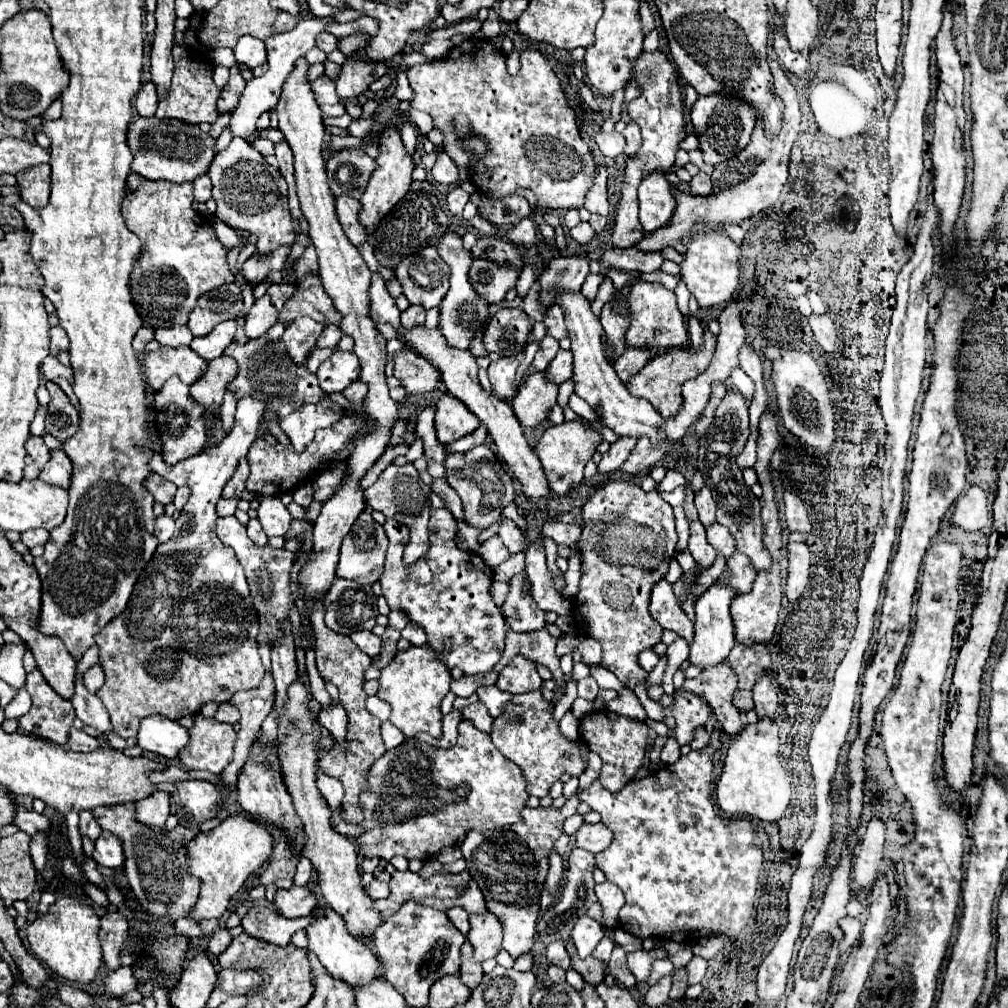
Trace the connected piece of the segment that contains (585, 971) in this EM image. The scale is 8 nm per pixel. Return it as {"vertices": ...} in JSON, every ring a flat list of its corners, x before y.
{"vertices":[[566,941,566,951,570,953,572,969,576,969,586,983,590,983,590,985,602,983,604,973,606,973,606,963,604,963,604,961,598,961,598,959,594,959,594,957,580,959,578,953,576,953,576,949,574,949,574,943,572,943,572,941]]}

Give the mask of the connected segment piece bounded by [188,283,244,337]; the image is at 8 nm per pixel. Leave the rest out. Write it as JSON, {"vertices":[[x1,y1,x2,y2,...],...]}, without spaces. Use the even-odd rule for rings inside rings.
{"vertices":[[236,283,220,285,198,299,194,311,190,313,188,327,196,337,204,337,218,323,226,319,234,319,242,311,242,305,244,303,240,295,240,287]]}

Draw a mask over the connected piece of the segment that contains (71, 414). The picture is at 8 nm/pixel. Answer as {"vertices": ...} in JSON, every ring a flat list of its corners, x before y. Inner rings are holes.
{"vertices":[[46,381,46,389,50,391,50,405,48,405,48,415,46,415,46,431,56,437,58,441,70,439,78,427,80,427,80,415,76,407,68,401,66,393,58,389,52,381]]}

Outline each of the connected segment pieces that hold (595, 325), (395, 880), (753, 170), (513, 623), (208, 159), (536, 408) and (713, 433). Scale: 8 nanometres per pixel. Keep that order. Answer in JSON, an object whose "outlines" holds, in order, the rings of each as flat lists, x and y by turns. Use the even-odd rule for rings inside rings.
{"outlines":[[[562,293,556,301,558,305,564,307,566,315,566,327,570,333,572,341,572,353,574,353,574,391,580,395,584,401,590,403,592,409,596,409,602,417,602,421,618,435,618,437,642,437,648,435,652,439,652,445,662,441,662,435,658,431,662,423,662,415,650,405,646,399,634,397,622,381,618,381,618,375,614,373,614,367,606,361,600,335,602,335,602,325,600,319,590,311,590,301,582,293]],[[394,871,392,879,390,879,390,895,386,899,374,901,374,909,380,913,382,921,386,921,406,901,418,901,420,905,426,905,426,907,432,907,438,911,448,911,450,907,458,905,466,913,486,913,486,903,484,903,482,891,478,889,478,885,474,885,474,879,466,871,456,873,456,875,452,875,452,873,450,875,434,875,430,879,424,879,412,871]],[[770,61,770,69,774,75,774,93,784,101,784,123,782,131,774,137,766,137,762,125,756,125,752,131,750,143,738,153,736,159,730,159,726,165,714,169,716,187,706,197,690,197,688,193,680,191,678,185,672,185,672,195,676,199,676,209,668,225,656,229,648,237,636,243,640,251,662,251,664,247,674,247,678,253,686,253,686,243,694,225,706,225,710,229,726,229,726,225,740,225,744,219,760,213,762,209,776,203,780,191,786,189,786,181,792,179,792,163,790,163,790,147,794,147,794,137,800,131,800,107,796,89,790,83,786,71,778,65,778,61]],[[518,573,508,585,510,593,506,597,506,603,502,607,504,617,510,623,510,629,516,633,530,633,540,631,546,627,544,611,536,607,530,595,522,595,522,581,526,579,526,573]],[[140,117,130,123,128,145,134,153,132,171,146,179,166,179,172,183,194,181,208,173,210,163,214,161,216,137,204,133,198,125,184,123,178,119,158,119,158,117]],[[536,371,518,389,512,409,522,427,534,427,548,417,550,409,556,405,556,397,558,385,546,379,546,371]],[[728,391,722,399,722,403,716,409,716,417,712,425,706,429,706,433,700,437,700,451,698,451,698,469,704,475,706,485,712,491,712,497,718,505,716,519,720,525,728,527,732,531,732,537,736,541,736,549,744,553,754,571,770,571,772,567,772,555,762,543,762,533,764,533,764,523,760,517,760,501,752,493,752,489,746,487,742,473,736,465,736,455,742,451,748,439,748,401,734,391]]]}

